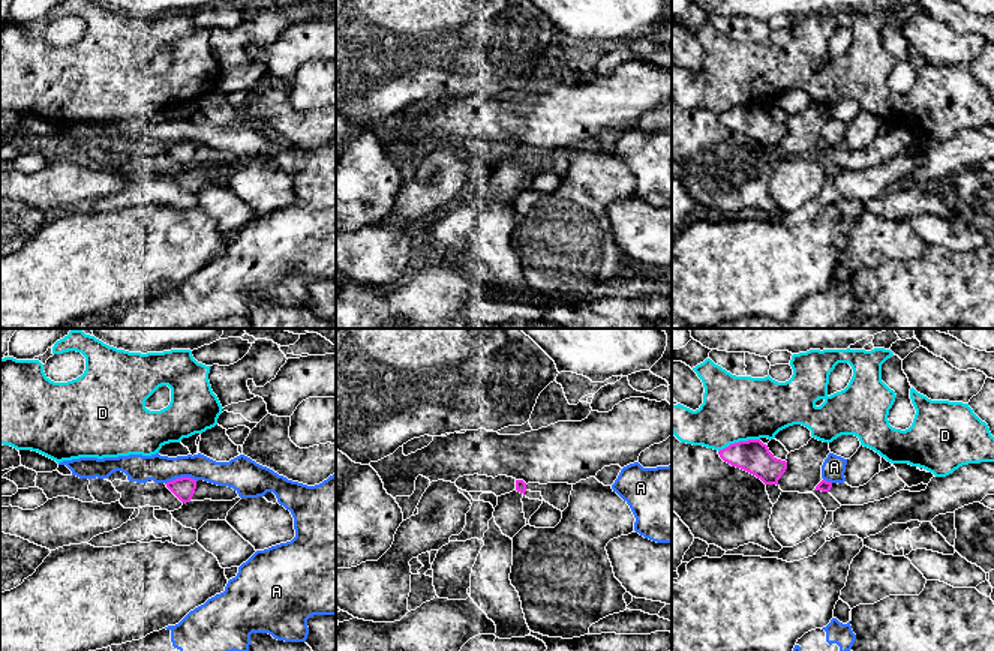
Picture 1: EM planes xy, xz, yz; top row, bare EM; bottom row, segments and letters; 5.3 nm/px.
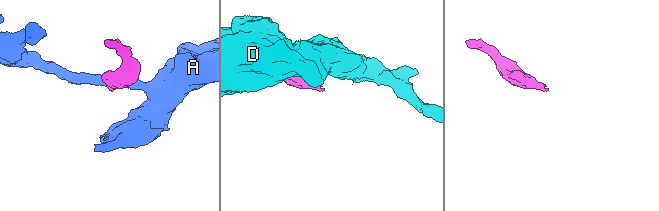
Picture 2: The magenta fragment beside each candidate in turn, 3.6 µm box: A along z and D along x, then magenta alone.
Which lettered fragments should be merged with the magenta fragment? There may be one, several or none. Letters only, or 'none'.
none

